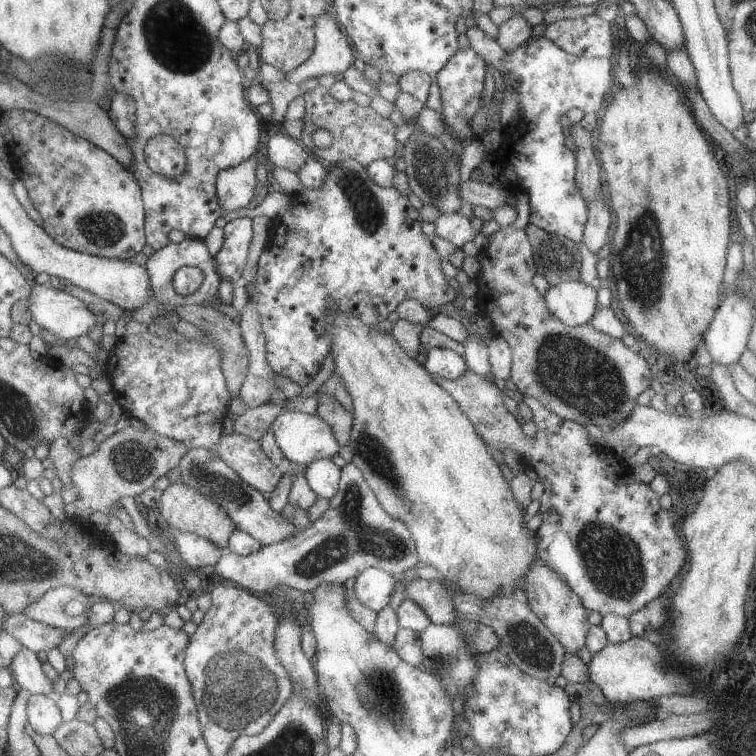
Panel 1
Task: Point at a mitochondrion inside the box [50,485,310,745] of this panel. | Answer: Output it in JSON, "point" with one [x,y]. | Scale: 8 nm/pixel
{"point":[241,685]}

